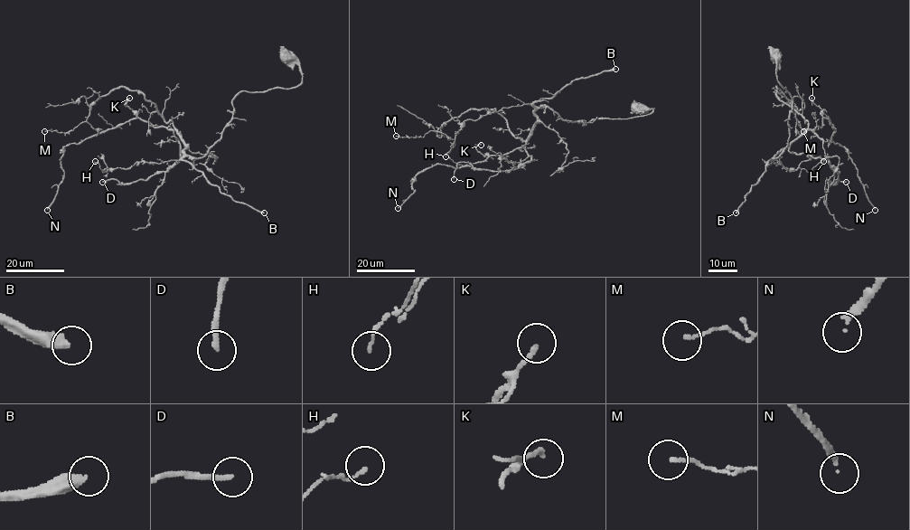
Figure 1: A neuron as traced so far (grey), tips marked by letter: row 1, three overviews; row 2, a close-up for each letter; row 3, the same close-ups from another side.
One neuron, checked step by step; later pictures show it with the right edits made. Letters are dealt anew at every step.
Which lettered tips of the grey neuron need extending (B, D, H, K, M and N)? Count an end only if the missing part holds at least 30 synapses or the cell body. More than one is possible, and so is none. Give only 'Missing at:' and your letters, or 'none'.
Missing at: B, D, N

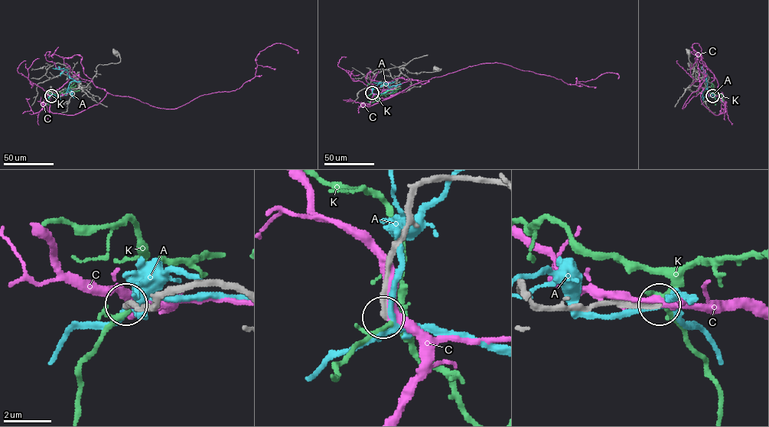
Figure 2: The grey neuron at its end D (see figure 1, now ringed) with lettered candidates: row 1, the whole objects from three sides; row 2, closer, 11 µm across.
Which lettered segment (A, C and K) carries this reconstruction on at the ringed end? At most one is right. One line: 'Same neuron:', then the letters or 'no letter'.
Same neuron: no letter

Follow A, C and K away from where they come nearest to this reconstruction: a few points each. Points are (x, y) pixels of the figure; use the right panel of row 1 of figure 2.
A: (712, 96), (707, 89), (706, 75), (702, 68)
C: (711, 96), (724, 103), (724, 113), (713, 113), (699, 92), (682, 109), (704, 81), (694, 43), (698, 53)
K: (713, 96), (718, 93), (711, 93), (708, 90)

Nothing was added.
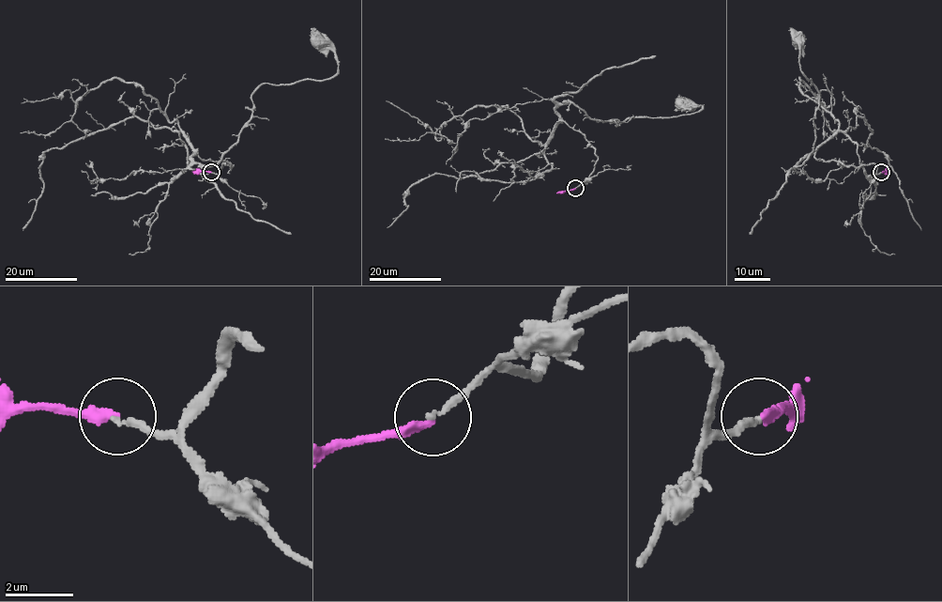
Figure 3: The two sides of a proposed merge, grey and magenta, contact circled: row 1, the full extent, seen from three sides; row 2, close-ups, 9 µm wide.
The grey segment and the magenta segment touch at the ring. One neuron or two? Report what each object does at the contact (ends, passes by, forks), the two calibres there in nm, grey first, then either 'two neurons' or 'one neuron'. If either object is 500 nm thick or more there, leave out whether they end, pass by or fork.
grey ends there; magenta ends there; 190 nm thick on the grey side, 260 nm on the other; one neuron

